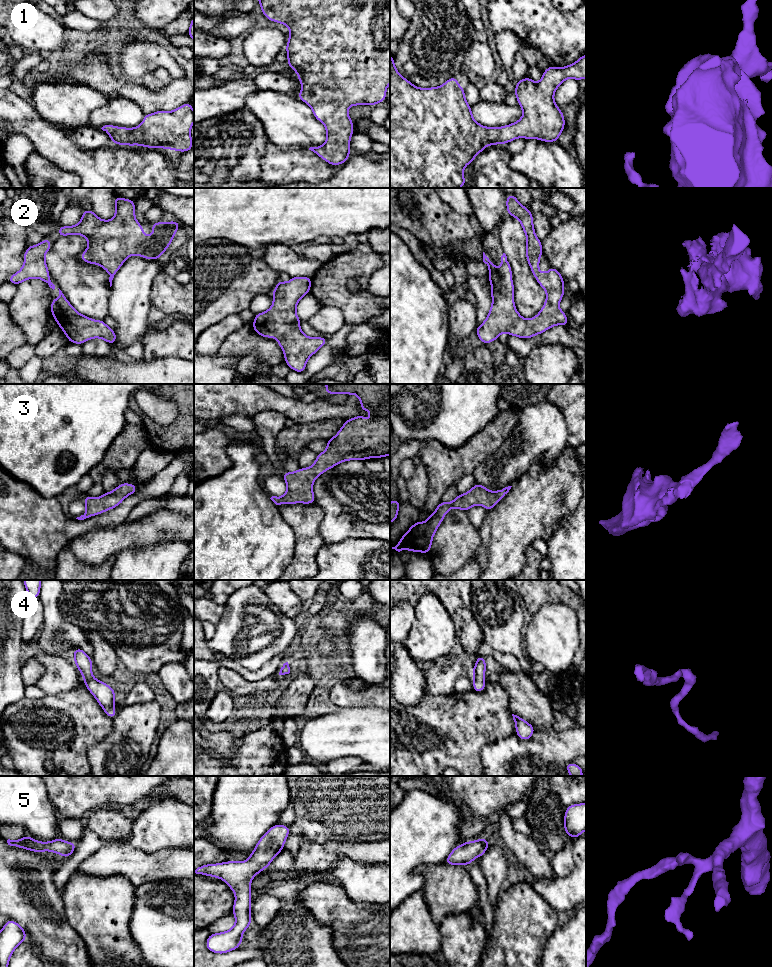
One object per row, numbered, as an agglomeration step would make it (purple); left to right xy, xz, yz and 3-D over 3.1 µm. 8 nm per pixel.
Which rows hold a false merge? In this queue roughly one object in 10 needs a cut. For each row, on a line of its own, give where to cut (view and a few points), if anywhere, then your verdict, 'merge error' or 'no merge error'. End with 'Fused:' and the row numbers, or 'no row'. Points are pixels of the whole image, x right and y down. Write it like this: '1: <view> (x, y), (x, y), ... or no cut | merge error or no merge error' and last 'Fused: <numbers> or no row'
1: no cut | no merge error
2: no cut | no merge error
3: no cut | no merge error
4: no cut | no merge error
5: no cut | no merge error
Fused: no row

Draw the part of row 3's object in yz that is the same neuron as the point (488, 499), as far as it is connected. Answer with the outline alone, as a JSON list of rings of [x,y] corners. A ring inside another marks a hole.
[[[476,483],[467,493],[458,494],[454,501],[441,501],[435,511],[429,515],[427,521],[414,523],[392,549],[398,552],[410,550],[413,553],[422,552],[428,555],[431,550],[433,536],[451,508],[466,512],[471,507],[479,504],[486,511],[489,511],[509,492],[511,487],[508,486],[499,491],[489,491],[483,485]]]

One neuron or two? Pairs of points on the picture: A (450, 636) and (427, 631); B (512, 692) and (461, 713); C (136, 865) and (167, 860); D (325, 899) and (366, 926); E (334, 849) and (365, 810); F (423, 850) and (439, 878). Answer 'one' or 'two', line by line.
A: one
B: two
C: one
D: one
E: two
F: two

